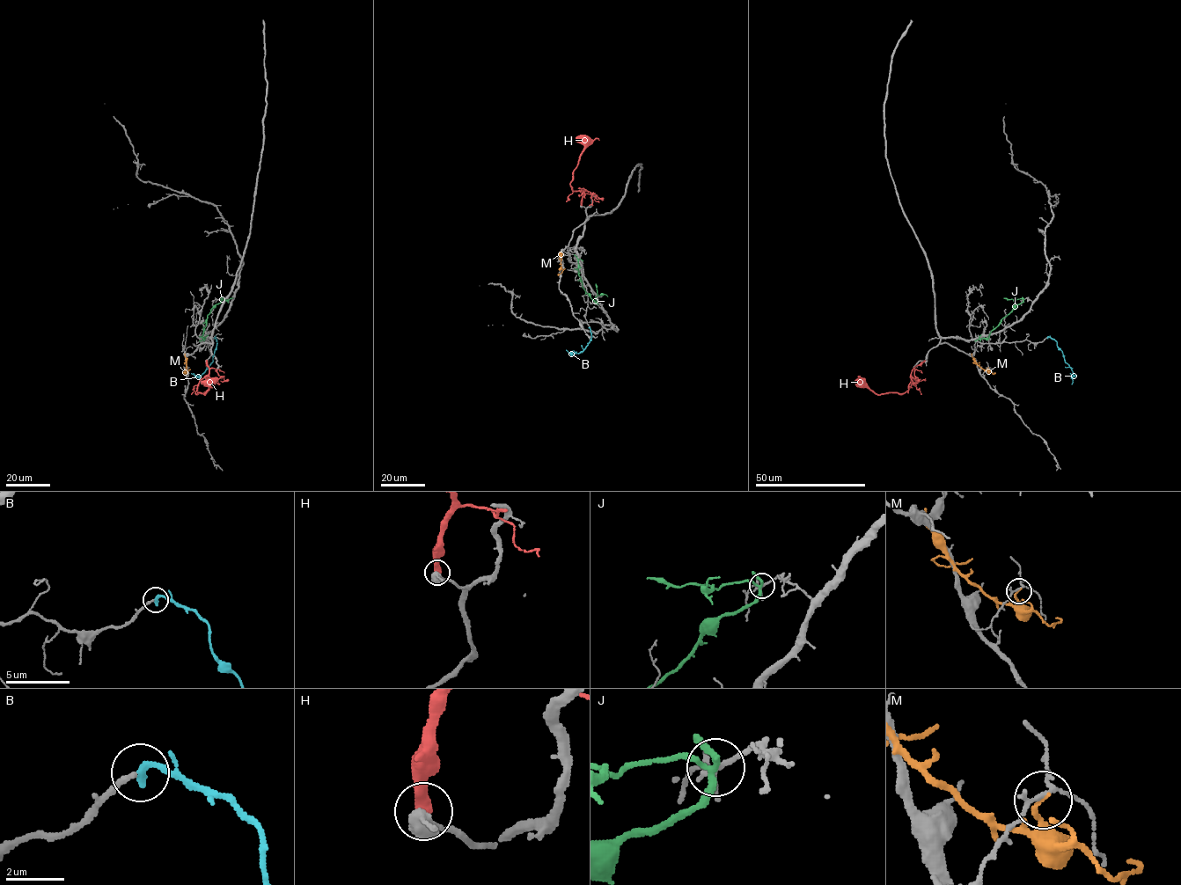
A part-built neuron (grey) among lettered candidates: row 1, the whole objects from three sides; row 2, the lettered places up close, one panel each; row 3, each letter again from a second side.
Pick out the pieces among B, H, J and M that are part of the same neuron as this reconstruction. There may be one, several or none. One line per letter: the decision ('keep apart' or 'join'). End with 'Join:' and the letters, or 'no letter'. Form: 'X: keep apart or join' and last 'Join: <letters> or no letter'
B: join
H: keep apart
J: keep apart
M: keep apart
Join: B

